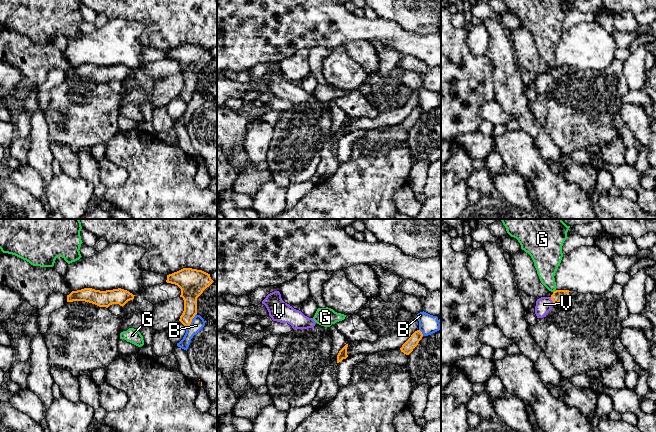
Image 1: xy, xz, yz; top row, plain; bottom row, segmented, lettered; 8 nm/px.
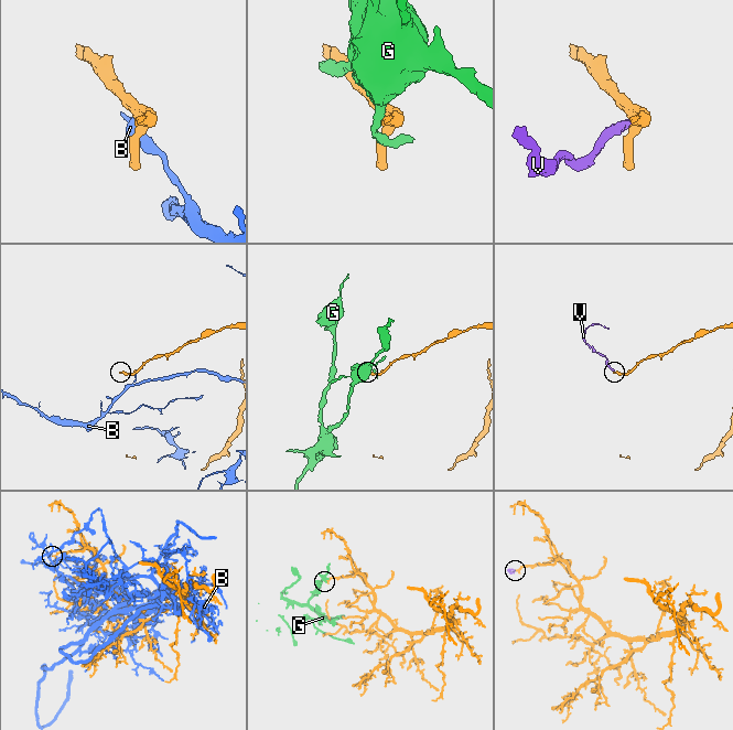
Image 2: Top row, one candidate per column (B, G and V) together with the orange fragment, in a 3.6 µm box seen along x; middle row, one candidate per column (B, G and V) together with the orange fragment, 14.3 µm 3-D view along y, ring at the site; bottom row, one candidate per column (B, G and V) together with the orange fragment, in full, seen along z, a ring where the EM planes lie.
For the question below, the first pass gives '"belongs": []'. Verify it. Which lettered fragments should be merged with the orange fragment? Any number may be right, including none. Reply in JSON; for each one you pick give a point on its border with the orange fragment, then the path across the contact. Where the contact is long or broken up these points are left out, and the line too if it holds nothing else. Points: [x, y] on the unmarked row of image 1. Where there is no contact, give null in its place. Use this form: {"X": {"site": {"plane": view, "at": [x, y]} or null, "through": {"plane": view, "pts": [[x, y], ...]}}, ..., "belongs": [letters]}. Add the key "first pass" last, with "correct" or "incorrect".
{"V": {"site": {"plane": "yz", "at": [551, 75]}, "through": {"plane": "yz", "pts": [[558, 71], [551, 75], [544, 80]]}}, "belongs": ["V"], "first pass": "incorrect"}

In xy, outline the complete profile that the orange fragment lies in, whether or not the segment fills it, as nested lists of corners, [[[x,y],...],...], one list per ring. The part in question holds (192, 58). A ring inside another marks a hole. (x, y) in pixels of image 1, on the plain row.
[[[183,44],[167,51],[166,58],[175,60],[181,65],[180,73],[184,76],[184,87],[179,97],[188,104],[197,90],[197,74],[214,57],[210,50],[202,46]]]

